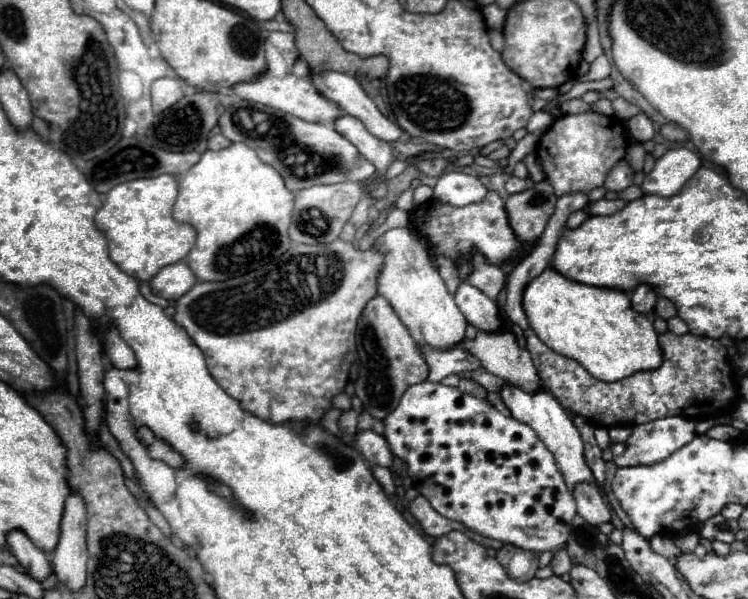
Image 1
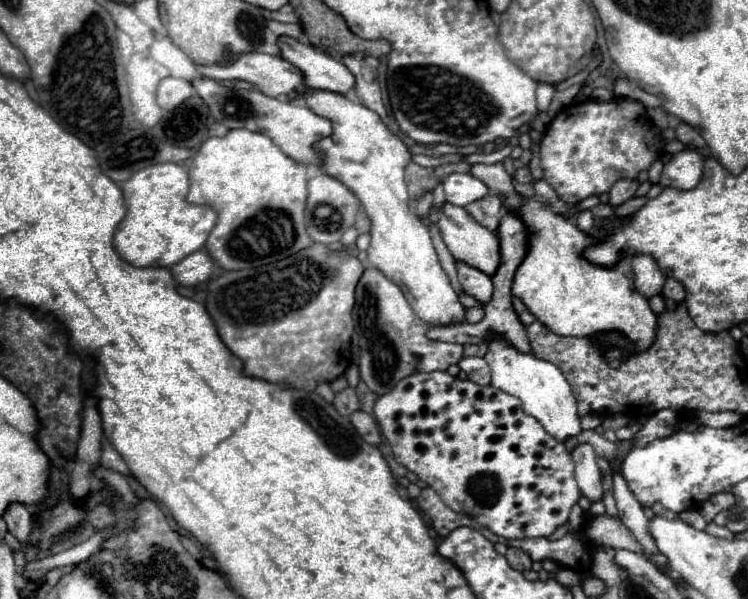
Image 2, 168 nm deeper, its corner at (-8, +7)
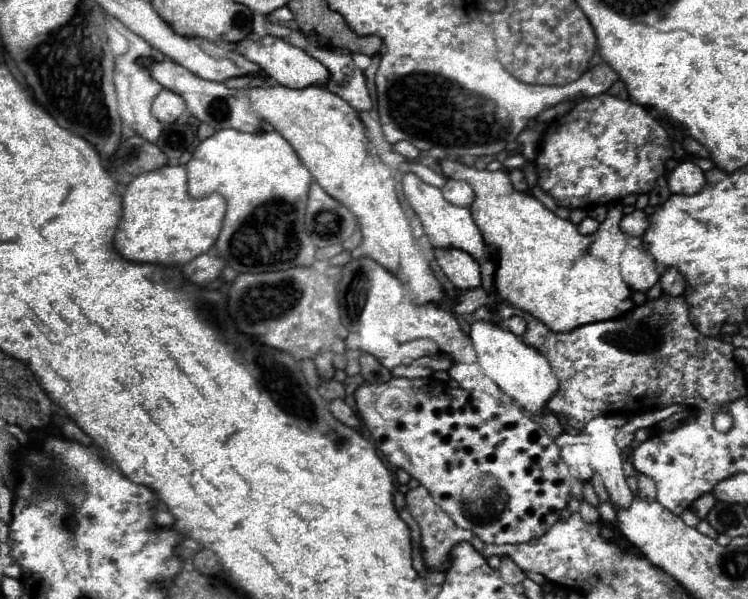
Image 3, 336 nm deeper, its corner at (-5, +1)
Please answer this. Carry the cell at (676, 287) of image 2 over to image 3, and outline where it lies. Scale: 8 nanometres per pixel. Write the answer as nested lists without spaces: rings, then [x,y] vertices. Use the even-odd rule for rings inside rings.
[[[670,267],[670,269],[666,269],[666,271],[662,273],[660,285],[662,285],[662,291],[664,291],[664,293],[670,293],[670,295],[678,297],[678,295],[684,293],[686,279],[684,279],[684,275],[682,275],[678,269]]]

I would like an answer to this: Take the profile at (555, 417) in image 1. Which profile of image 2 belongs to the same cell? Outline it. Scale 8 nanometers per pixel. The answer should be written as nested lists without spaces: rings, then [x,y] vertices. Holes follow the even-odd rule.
[[[495,339],[489,343],[485,361],[489,363],[491,377],[493,377],[491,385],[517,397],[521,401],[523,411],[527,415],[533,415],[545,427],[545,431],[551,437],[555,437],[559,443],[565,443],[583,431],[581,419],[577,413],[577,401],[571,393],[567,379],[555,365],[543,359],[537,359],[535,355],[523,355],[511,345],[507,345],[503,339]]]

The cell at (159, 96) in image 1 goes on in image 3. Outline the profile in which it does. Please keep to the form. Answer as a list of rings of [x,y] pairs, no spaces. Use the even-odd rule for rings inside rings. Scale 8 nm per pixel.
[[[160,91],[160,95],[152,103],[152,115],[162,123],[174,123],[186,111],[184,99],[180,95],[172,95],[172,91]]]

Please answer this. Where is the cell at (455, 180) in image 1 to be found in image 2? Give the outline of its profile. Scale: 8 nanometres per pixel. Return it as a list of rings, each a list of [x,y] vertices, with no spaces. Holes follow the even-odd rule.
[[[451,173],[443,181],[443,189],[447,201],[451,205],[461,205],[461,207],[489,195],[489,187],[471,173]]]

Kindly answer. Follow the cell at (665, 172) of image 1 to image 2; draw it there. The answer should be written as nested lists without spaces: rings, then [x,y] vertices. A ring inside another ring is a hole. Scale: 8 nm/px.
[[[683,149],[665,163],[659,185],[675,189],[693,189],[701,179],[701,171],[703,157],[693,149]]]

